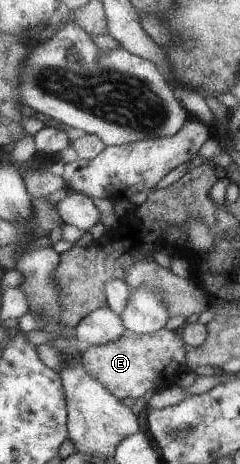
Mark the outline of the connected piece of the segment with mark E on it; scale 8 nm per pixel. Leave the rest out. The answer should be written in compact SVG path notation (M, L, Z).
M164 328L148 334L128 330L112 342L85 347L82 362L86 372L94 380L98 380L110 394L114 394L120 400L136 400L152 388L159 391L166 386L174 385L179 375L188 370L185 361L188 347L185 347L185 344L176 331Z

